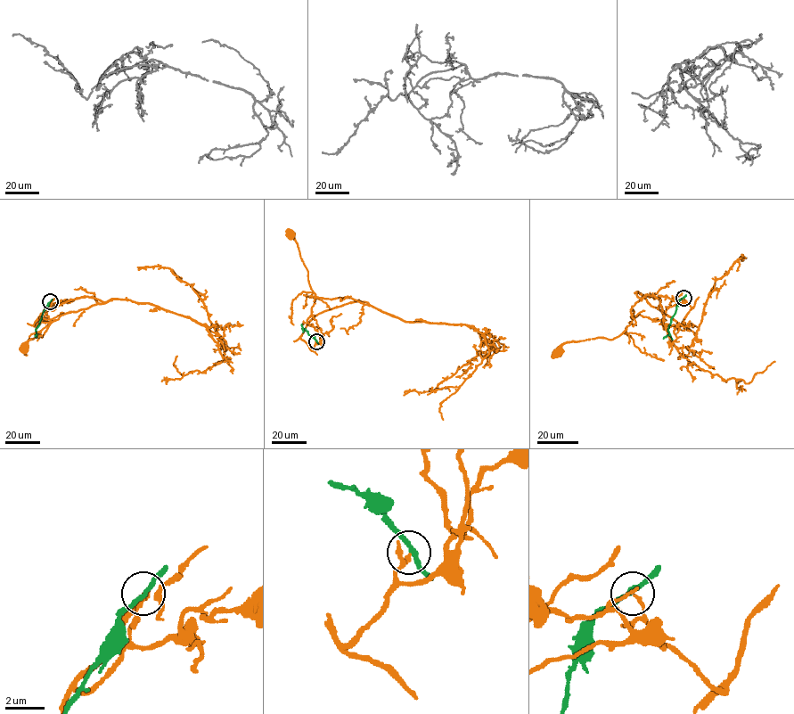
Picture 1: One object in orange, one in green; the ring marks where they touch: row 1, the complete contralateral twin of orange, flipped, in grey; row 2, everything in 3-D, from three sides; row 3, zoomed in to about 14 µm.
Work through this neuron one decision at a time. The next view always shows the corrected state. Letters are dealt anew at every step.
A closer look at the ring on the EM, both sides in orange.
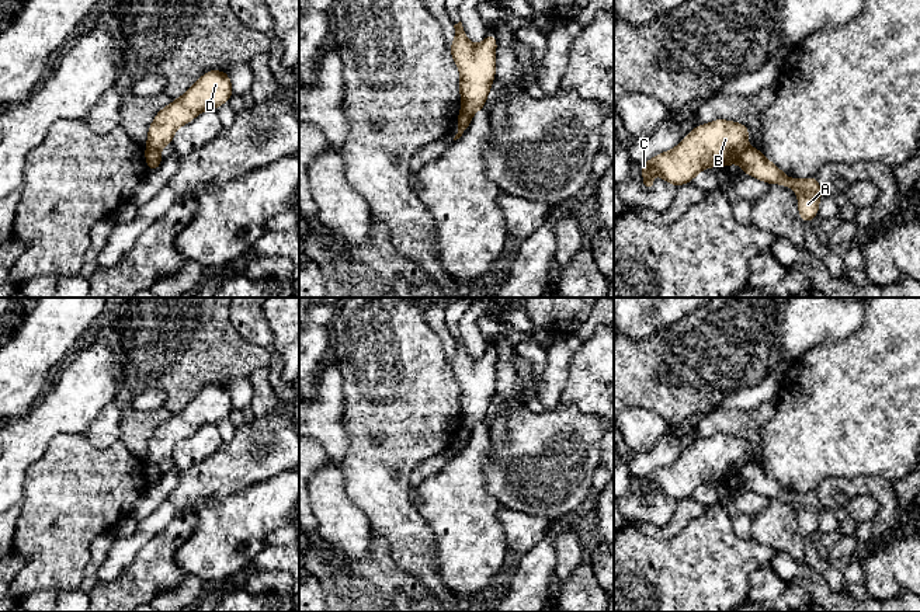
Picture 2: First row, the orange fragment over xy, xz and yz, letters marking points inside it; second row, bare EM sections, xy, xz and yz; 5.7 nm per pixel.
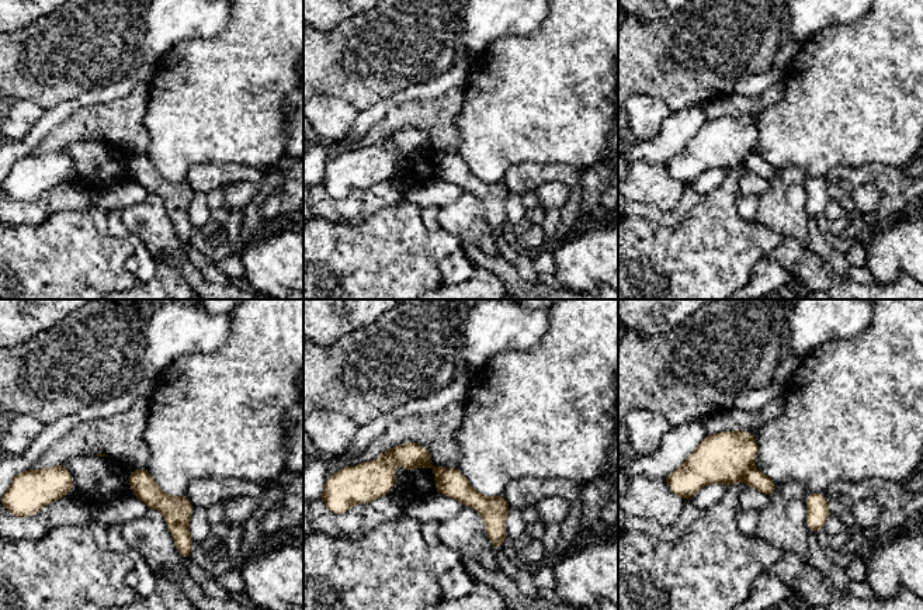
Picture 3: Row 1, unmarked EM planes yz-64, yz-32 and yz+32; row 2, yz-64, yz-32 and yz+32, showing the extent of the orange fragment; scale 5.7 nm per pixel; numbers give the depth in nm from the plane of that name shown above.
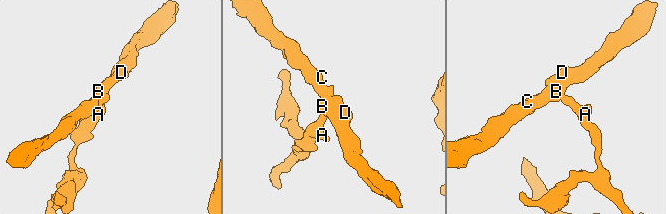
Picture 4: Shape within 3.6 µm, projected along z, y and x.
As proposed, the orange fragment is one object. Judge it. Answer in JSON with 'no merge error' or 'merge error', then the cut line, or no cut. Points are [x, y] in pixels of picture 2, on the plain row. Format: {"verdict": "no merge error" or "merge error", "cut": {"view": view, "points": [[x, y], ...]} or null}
{"verdict": "merge error", "cut": {"view": "yz", "points": [[747, 461], [738, 475]]}}

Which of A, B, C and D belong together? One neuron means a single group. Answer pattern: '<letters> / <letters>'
A / B C D

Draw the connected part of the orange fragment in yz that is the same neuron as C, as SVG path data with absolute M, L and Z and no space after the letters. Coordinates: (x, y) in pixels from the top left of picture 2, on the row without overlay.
M715 434L698 439L673 465L640 477L643 504L650 505L655 500L652 484L680 501L691 497L704 483L730 480L749 462L747 452L749 442L739 437Z

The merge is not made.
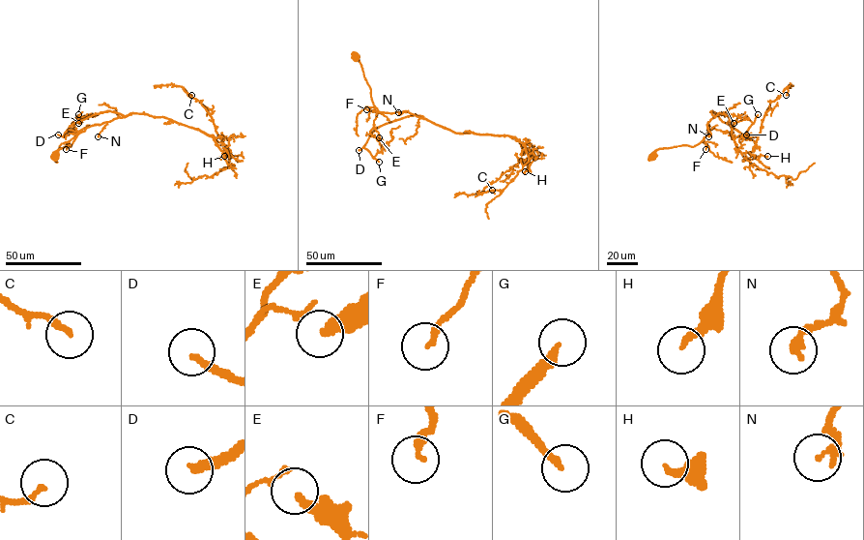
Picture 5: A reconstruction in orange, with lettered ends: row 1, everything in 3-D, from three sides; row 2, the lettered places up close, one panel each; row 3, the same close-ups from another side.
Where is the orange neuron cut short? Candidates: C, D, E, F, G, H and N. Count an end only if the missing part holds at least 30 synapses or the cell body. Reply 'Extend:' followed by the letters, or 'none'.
Extend: D, G

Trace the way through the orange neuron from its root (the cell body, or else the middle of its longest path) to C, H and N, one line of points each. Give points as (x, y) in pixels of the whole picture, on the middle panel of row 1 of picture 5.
C: (356, 56), (378, 111), (409, 112), (457, 133), (507, 135), (520, 141), (531, 156), (483, 191), (492, 190)
H: (356, 56), (378, 111), (409, 112), (457, 133), (513, 136), (530, 152), (530, 163), (525, 171)
N: (356, 56), (377, 109), (389, 113), (398, 112)

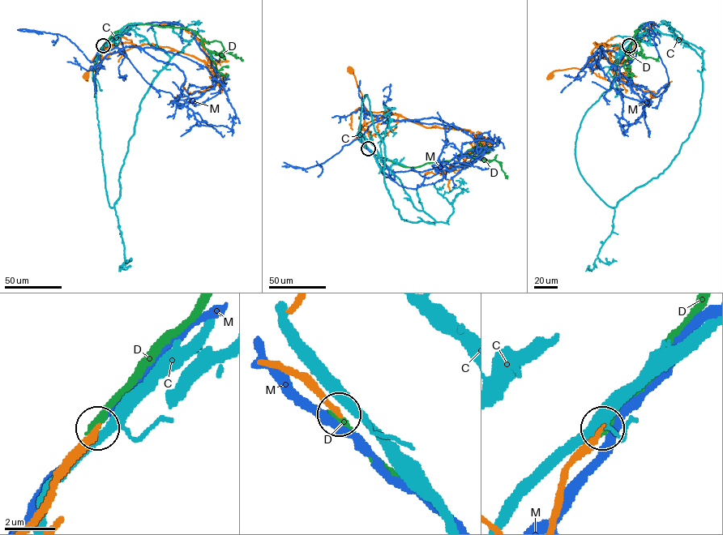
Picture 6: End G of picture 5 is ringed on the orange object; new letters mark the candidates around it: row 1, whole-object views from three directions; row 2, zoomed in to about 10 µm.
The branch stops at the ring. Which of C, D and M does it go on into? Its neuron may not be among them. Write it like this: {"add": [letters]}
{"add": []}

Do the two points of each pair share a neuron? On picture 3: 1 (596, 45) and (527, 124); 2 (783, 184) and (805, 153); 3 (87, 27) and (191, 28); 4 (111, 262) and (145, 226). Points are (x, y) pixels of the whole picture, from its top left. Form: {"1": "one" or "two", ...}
{"1": "one", "2": "two", "3": "two", "4": "two"}

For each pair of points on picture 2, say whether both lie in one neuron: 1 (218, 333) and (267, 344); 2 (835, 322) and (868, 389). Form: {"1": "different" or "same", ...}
{"1": "different", "2": "different"}

